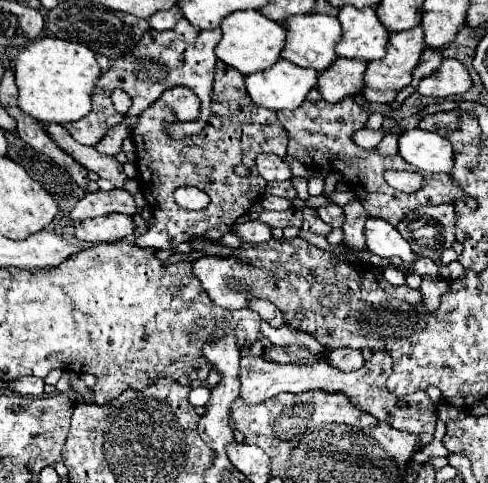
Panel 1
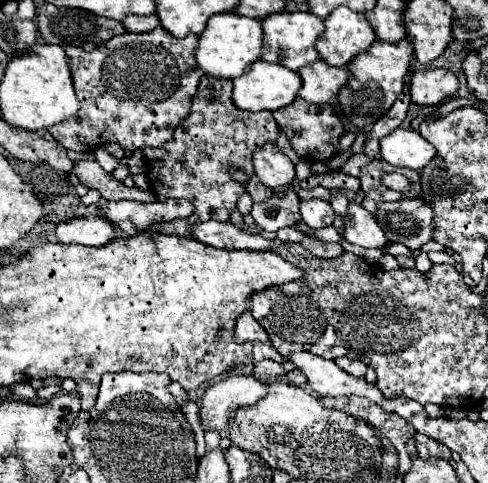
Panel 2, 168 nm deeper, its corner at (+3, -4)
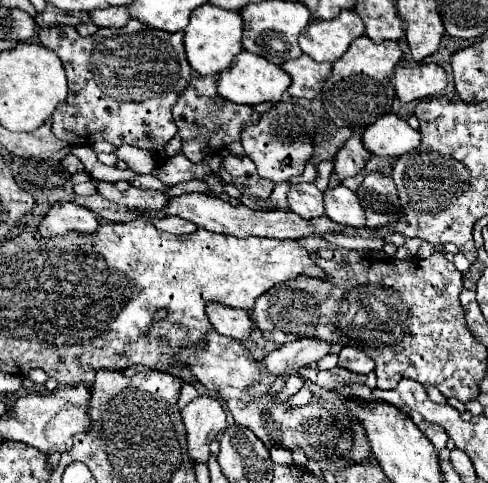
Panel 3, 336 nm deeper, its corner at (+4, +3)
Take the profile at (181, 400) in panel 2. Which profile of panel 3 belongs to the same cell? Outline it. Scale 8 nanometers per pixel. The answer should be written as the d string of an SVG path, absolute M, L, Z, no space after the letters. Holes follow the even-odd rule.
M184 382L182 390L180 390L180 398L178 398L178 408L184 408L188 402L192 402L198 396L198 390L194 388L194 384Z

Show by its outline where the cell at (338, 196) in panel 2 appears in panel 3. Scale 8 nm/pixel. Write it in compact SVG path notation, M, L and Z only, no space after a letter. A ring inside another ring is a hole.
M362 132L354 134L346 146L336 154L336 160L334 160L334 174L344 180L348 176L356 176L360 172L364 172L366 168L366 162L372 158L372 154L364 148L364 142L362 142Z

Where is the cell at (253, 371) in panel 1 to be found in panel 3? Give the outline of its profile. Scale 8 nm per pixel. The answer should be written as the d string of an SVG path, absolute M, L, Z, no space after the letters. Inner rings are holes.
M198 396L182 408L182 420L188 438L188 452L198 462L208 462L210 440L226 428L226 412L218 398Z

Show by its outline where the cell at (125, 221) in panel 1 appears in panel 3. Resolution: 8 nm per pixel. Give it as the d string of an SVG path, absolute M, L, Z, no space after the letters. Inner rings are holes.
M56 202L40 222L38 232L42 236L66 236L70 232L86 236L96 232L98 226L100 222L92 210L76 202Z

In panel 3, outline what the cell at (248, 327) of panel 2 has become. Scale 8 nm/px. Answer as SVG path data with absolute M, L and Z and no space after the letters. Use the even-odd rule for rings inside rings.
M208 304L208 318L218 334L230 336L234 340L246 340L252 334L252 316L242 308L228 308L222 304Z

